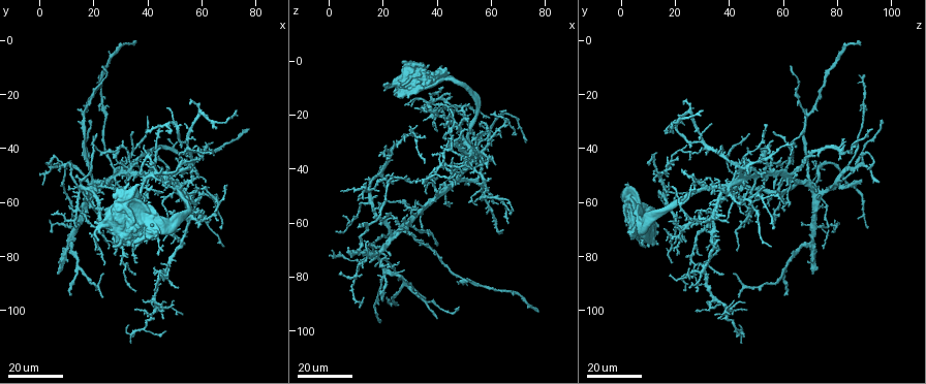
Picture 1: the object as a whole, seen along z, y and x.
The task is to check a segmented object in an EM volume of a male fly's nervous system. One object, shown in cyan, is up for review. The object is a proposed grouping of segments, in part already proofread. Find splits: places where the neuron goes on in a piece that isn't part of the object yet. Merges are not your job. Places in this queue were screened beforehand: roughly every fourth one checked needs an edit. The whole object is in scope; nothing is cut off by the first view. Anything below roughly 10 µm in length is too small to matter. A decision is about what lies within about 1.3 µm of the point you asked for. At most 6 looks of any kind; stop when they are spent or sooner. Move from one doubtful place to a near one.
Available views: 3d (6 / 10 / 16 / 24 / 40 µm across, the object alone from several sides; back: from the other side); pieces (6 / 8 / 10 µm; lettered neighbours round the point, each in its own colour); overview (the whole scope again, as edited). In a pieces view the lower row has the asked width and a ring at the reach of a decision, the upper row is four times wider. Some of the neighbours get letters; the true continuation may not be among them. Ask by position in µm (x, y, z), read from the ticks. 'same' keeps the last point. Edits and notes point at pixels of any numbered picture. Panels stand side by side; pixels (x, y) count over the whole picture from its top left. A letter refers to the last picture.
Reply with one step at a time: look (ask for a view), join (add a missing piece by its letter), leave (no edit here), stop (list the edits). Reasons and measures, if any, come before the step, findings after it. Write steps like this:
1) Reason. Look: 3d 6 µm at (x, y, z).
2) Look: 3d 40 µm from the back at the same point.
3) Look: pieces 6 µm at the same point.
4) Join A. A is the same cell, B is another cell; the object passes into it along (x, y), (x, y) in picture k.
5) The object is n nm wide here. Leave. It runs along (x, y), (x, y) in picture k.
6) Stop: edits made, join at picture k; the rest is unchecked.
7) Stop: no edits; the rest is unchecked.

Branch stops here. Look: 3d 16 µm at (57, 37, 29).

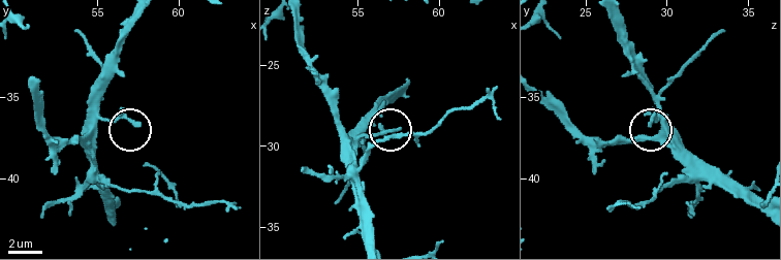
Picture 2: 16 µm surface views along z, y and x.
Look: pieces 6 µm at (57.6, 36.7, 29.0).

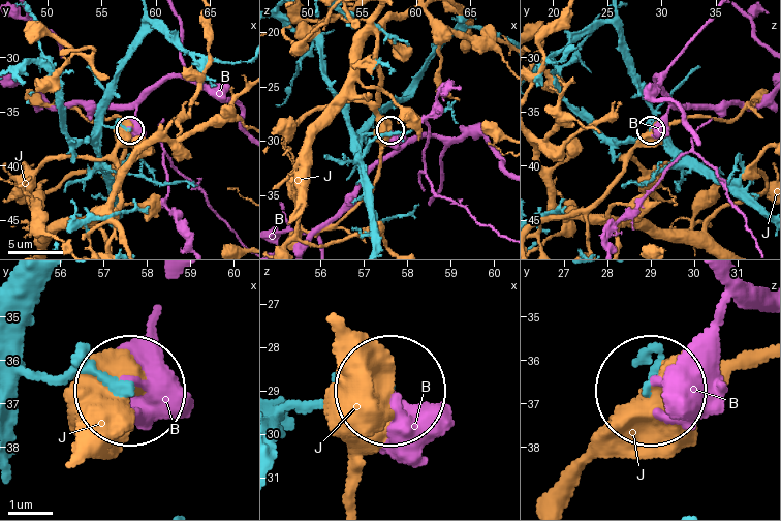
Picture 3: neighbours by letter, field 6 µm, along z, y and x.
Leave. B and J are other cells; none of them fits.

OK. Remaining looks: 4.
An open end. Look: 3d 24 µm at (24, 86, 41).

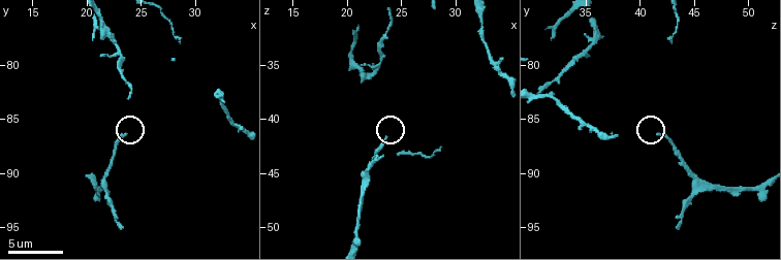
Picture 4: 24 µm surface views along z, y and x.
What lies round it. Look: pieces 8 µm at (23.8, 86.6, 41.8).

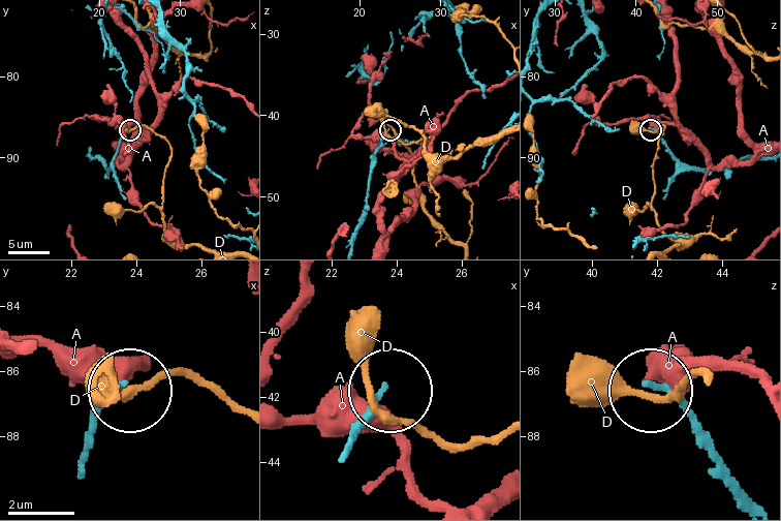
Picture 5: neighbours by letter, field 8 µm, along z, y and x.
Leave. A and D are other cells; it runs along (84, 442), (123, 387) in picture 5; no lettered piece goes on from it.

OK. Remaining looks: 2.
An open end. Look: 3d 16 µm at (77, 33, 93).

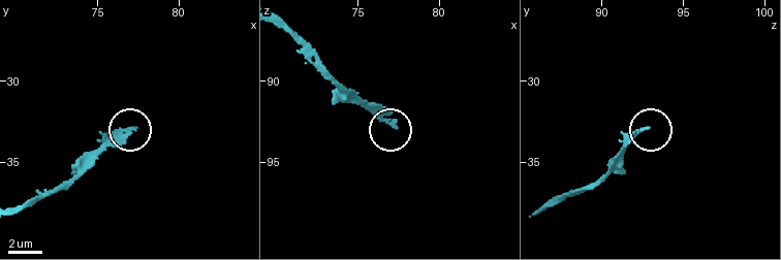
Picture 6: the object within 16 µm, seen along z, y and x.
See the neighbours. Look: pieces 6 µm at (77.2, 33.0, 92.9).

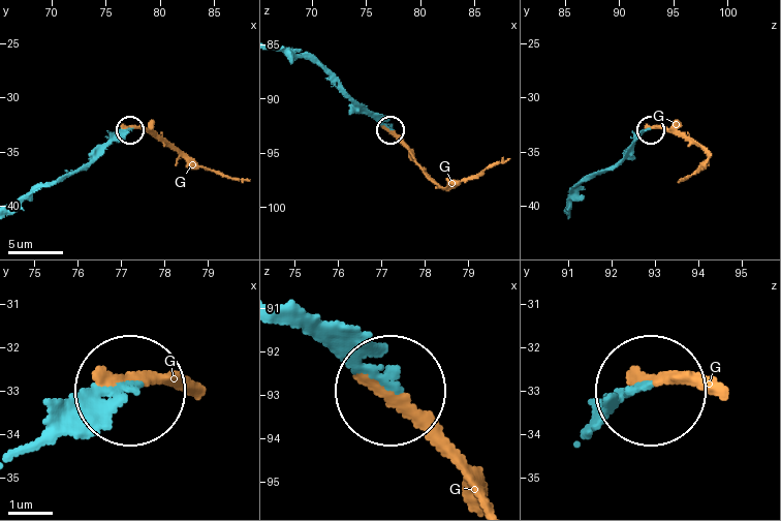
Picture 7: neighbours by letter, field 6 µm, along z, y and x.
Join G. G is the same cell; the object passes into it along (622, 158), (647, 128), (680, 130), (708, 156), (681, 181) in picture 7; the neuron continues.

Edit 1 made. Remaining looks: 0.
Stop: edits made, join at picture 7; the rest is unchecked.

